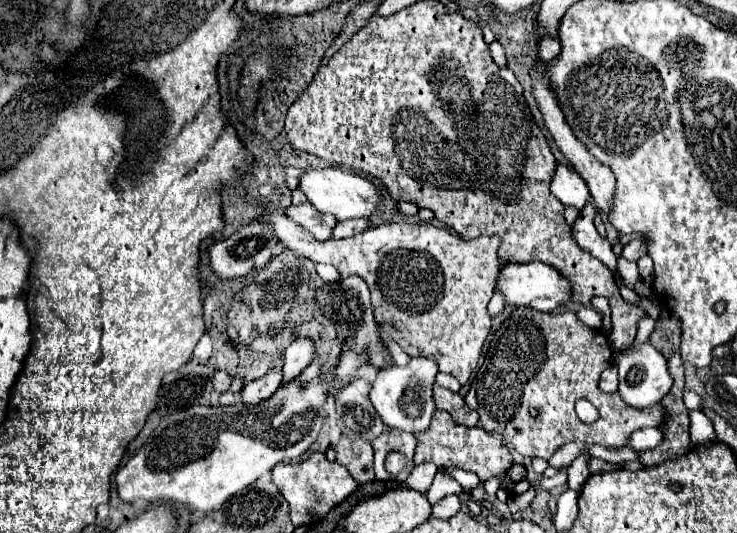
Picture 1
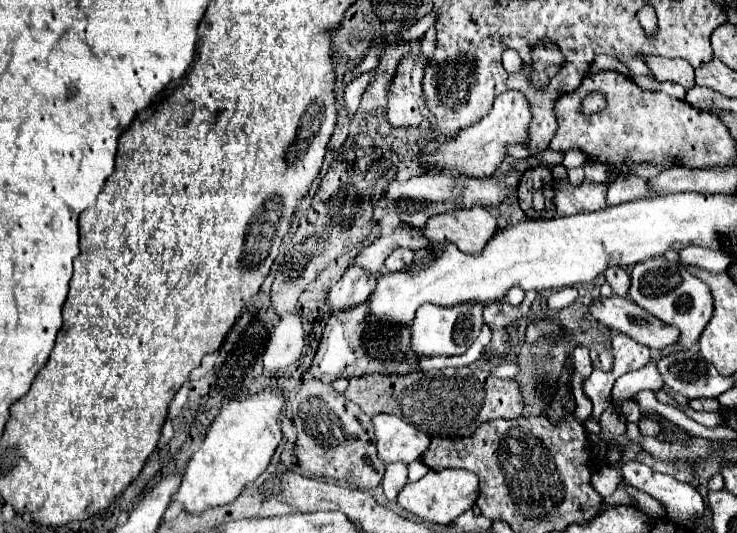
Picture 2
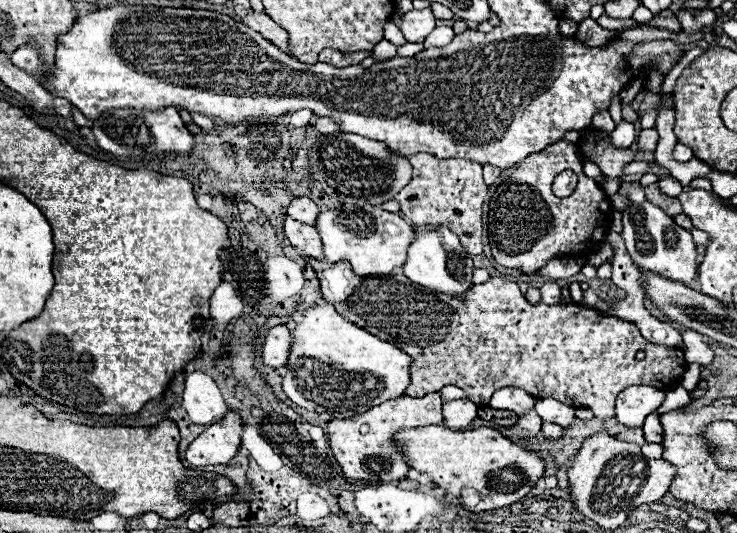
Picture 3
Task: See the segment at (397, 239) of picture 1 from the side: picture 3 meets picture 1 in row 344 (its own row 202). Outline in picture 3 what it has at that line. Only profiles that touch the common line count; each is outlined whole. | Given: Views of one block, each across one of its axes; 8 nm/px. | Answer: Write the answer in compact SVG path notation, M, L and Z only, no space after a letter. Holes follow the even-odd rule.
M432 154L410 156L410 164L414 168L412 180L396 194L404 218L418 228L436 228L444 224L460 236L468 254L482 254L482 202L488 192L482 180L482 166L472 160L442 160Z

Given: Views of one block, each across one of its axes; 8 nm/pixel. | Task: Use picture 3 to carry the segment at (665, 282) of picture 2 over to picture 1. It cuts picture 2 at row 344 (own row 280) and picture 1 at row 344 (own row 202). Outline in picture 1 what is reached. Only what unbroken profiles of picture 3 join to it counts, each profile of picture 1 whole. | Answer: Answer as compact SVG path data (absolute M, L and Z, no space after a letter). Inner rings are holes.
M644 342L640 346L630 346L624 352L616 352L614 360L620 372L618 392L622 394L624 402L634 408L650 408L658 404L672 388L672 376L668 372L668 362L662 356L662 352L656 350L650 342Z

